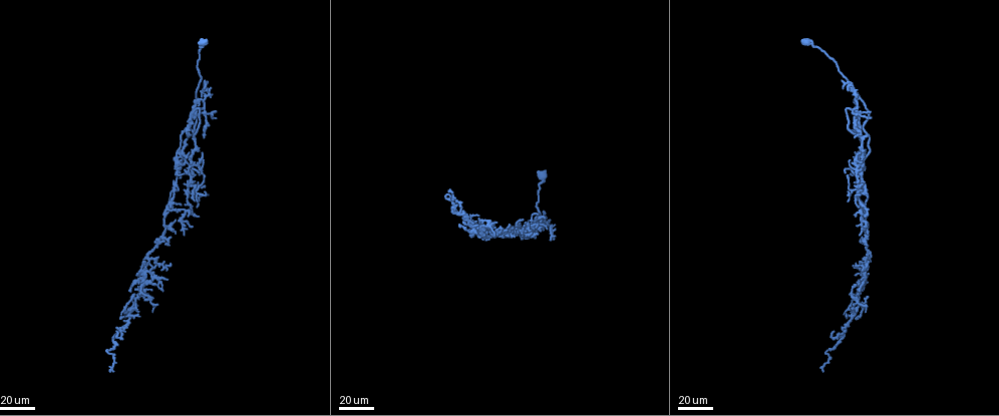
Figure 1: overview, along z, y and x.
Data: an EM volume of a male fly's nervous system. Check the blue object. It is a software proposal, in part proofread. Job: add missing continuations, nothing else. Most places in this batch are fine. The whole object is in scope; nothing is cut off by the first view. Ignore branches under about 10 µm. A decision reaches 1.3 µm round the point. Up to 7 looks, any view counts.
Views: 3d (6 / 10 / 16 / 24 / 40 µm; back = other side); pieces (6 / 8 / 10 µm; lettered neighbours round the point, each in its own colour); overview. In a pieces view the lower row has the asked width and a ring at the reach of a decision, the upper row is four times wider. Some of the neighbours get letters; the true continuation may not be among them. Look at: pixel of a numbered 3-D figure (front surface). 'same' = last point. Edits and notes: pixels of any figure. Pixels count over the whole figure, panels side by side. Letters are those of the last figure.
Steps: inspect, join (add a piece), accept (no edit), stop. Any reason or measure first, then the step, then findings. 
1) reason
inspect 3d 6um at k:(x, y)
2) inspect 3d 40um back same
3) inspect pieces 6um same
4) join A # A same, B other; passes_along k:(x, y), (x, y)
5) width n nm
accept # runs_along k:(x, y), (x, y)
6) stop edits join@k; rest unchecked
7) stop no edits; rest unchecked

branch stops here
inspect 3d 24um at 1:(864, 152)

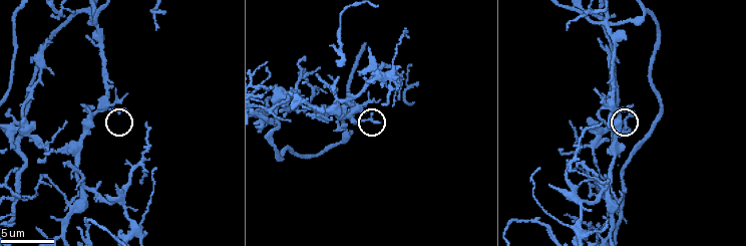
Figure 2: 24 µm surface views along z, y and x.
inspect pieces 6um at 2:(378, 123)

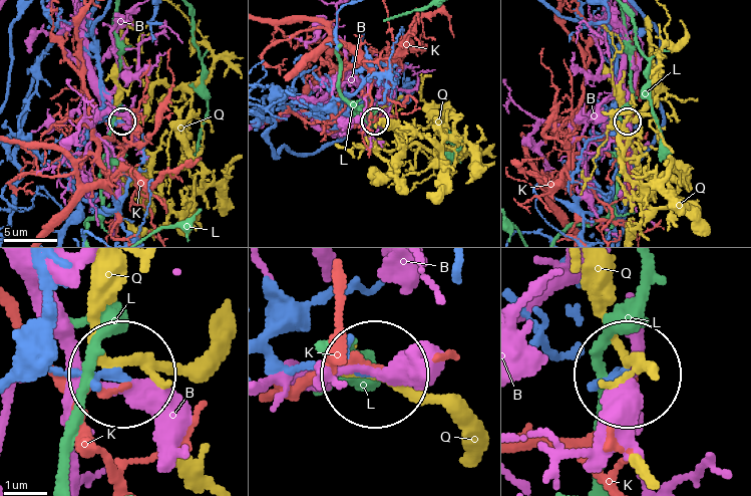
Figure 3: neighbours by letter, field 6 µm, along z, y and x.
accept # B other, K other, L other, Q other; none of them fits

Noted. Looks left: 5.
inspect 3d 24um at 1:(162, 240)

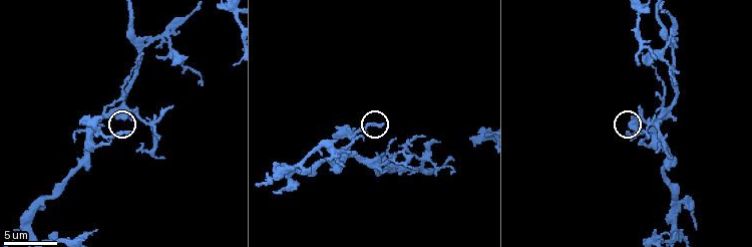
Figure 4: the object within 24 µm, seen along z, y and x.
what lies round it
inspect pieces 6um at 4:(383, 124)

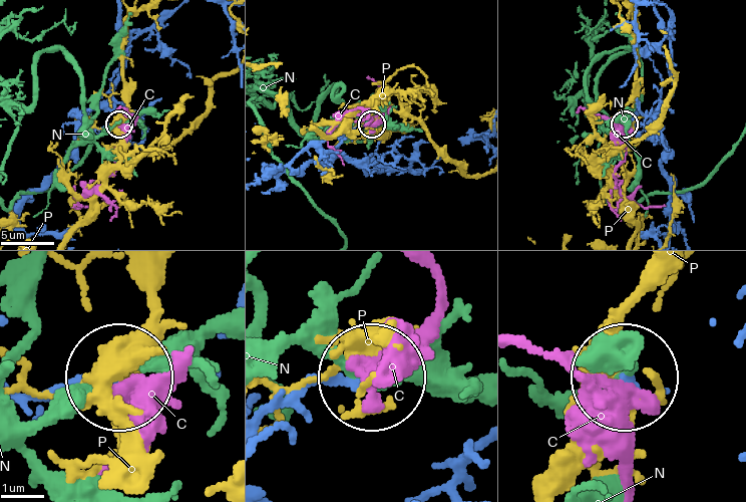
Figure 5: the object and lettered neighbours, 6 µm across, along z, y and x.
width 170 nm
accept # C other, N other, P other; none of them fits

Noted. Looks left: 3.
free end
inspect pieces 8um at 2:(334, 131)

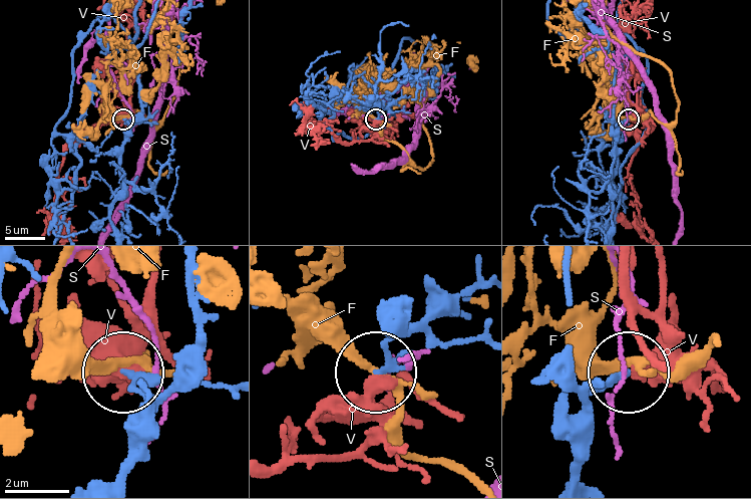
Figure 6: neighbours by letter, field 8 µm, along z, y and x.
accept # F other, S other, V other; no lettered piece goes on from it

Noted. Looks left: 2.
free end
inspect pieces 10um at 2:(579, 165)

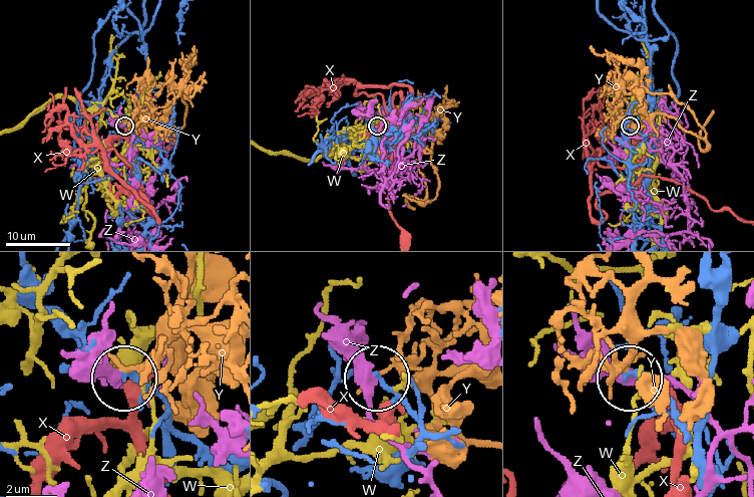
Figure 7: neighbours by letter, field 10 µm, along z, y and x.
accept # W other, X other, Y other, Z other; none of them fits

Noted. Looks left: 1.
stop no edits; rest unchecked

